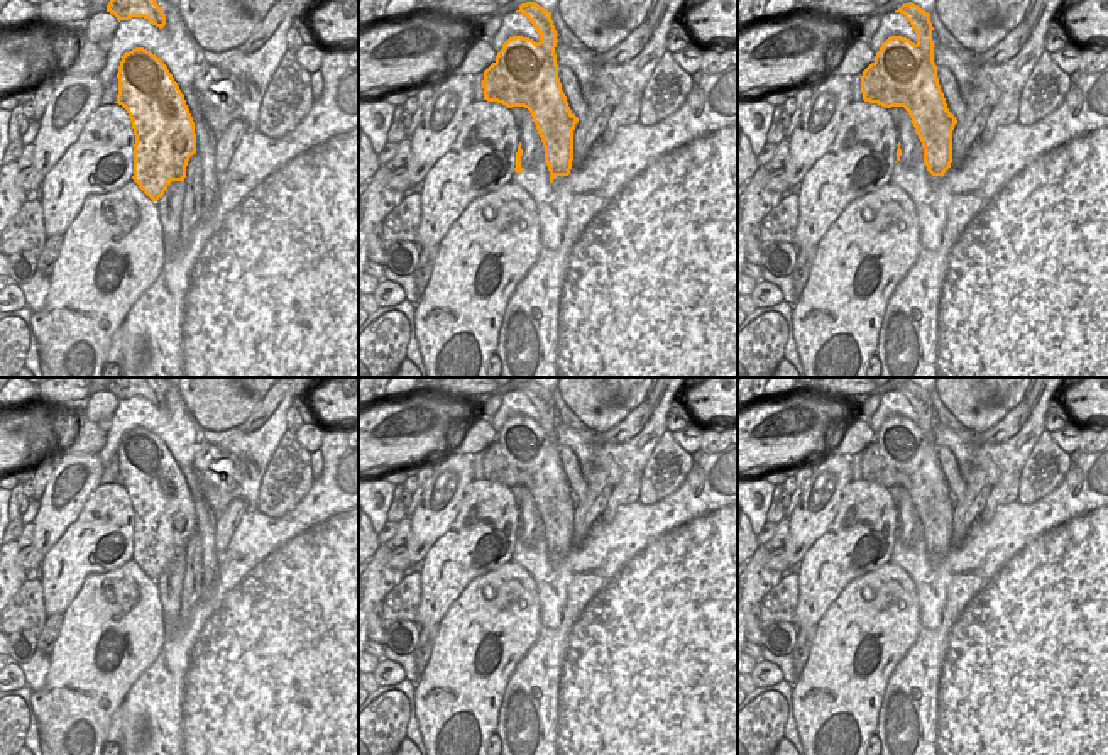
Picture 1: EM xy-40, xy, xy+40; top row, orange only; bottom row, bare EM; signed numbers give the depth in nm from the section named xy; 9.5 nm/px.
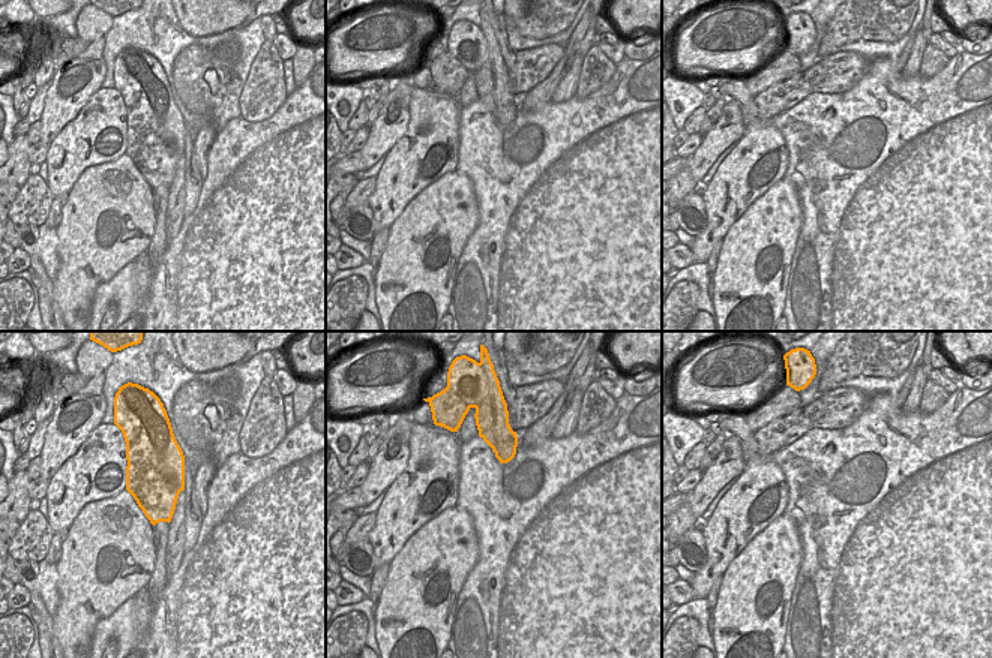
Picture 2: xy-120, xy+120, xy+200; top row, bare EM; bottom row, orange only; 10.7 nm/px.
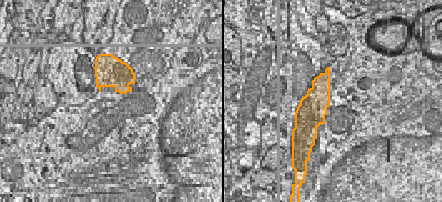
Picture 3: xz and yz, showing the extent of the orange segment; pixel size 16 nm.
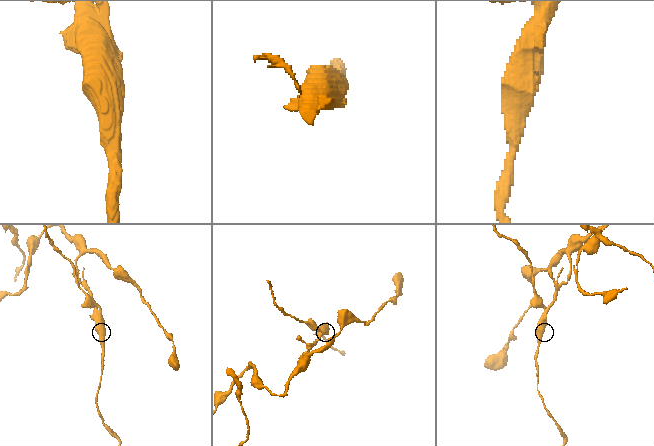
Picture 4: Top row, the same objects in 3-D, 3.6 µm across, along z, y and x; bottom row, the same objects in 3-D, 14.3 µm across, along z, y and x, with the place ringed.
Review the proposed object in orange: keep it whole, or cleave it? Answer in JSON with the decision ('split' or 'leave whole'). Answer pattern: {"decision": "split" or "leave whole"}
{"decision": "split"}

